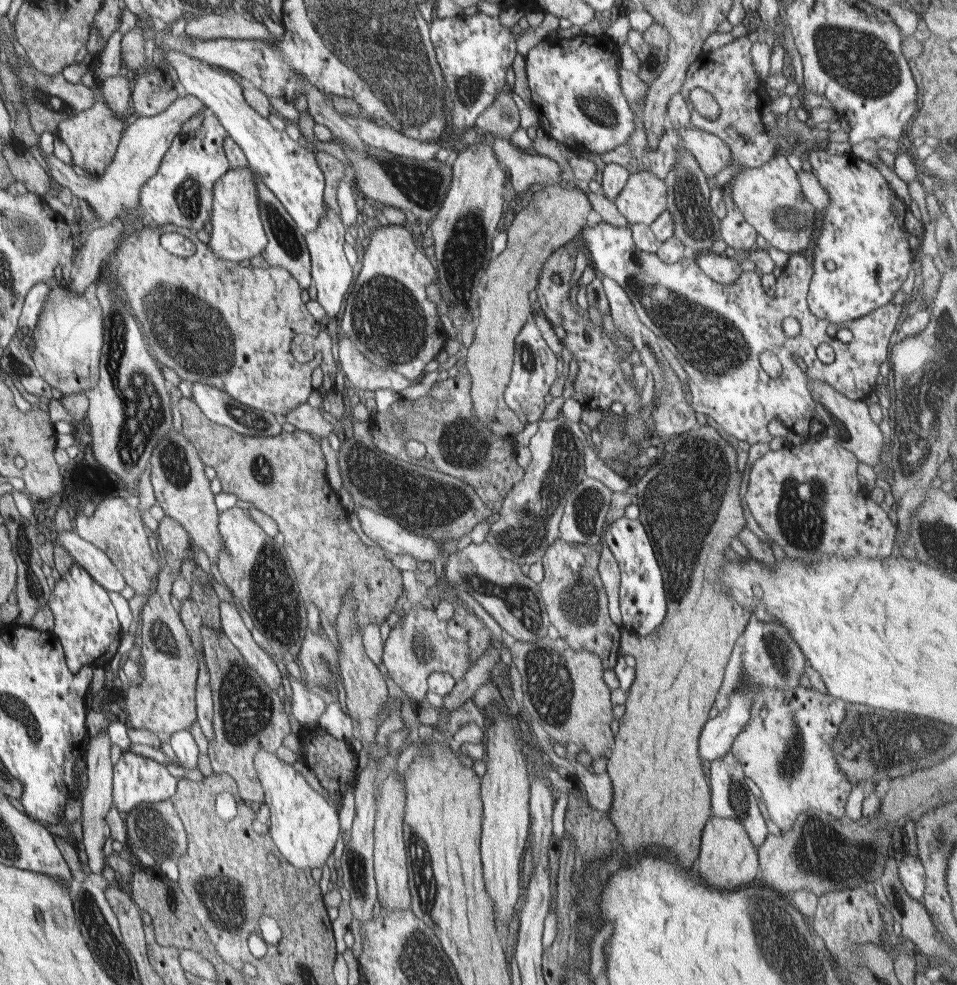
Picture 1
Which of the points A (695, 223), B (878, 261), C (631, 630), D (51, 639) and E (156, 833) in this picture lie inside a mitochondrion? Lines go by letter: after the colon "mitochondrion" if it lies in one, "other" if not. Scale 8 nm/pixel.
A: mitochondrion
B: other
C: other
D: other
E: mitochondrion

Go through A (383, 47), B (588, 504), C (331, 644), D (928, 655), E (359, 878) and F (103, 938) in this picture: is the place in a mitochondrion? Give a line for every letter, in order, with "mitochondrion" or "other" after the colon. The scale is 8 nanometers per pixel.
A: mitochondrion
B: mitochondrion
C: other
D: mitochondrion
E: mitochondrion
F: mitochondrion

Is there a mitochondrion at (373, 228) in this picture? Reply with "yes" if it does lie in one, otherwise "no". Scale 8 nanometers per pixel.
no

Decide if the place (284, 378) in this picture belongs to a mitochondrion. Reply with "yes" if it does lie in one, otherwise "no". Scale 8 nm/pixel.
no

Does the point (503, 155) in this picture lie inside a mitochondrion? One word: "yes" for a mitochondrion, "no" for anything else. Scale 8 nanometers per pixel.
no

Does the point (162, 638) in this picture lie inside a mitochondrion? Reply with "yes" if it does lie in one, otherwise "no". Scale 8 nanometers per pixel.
yes

